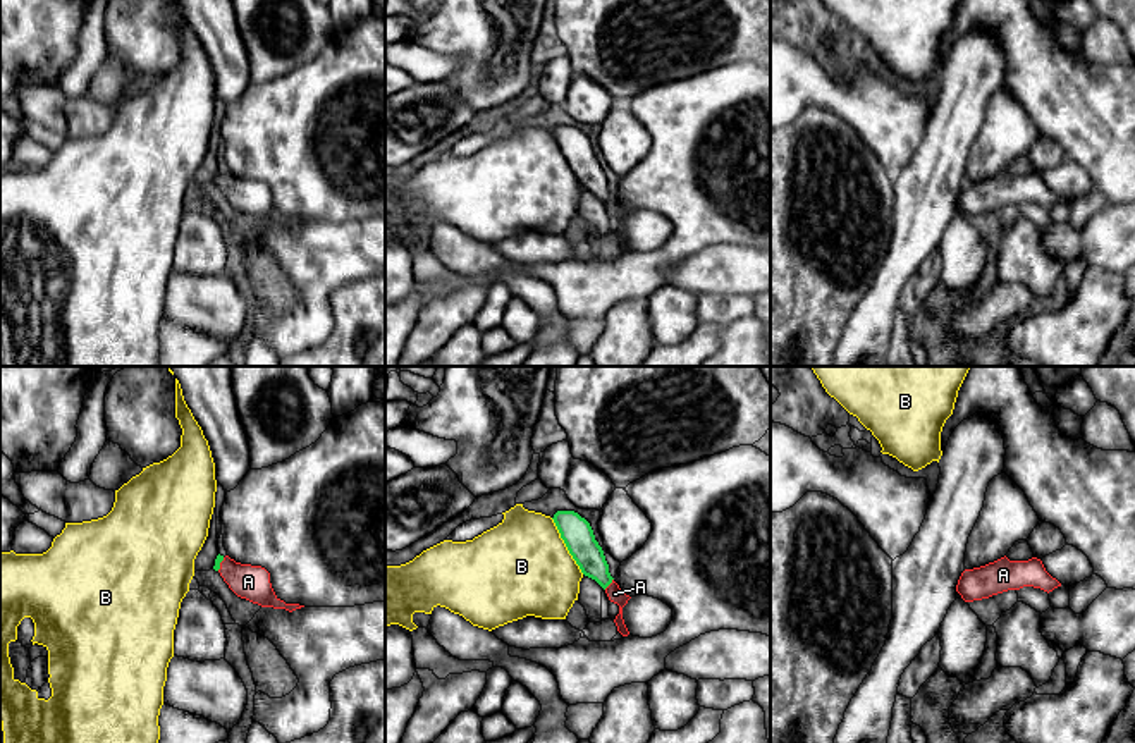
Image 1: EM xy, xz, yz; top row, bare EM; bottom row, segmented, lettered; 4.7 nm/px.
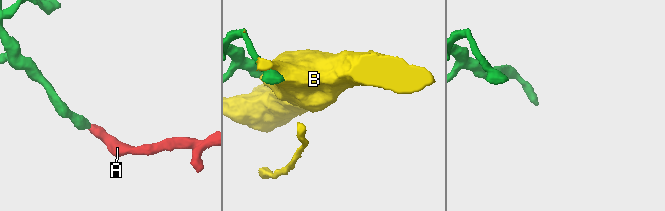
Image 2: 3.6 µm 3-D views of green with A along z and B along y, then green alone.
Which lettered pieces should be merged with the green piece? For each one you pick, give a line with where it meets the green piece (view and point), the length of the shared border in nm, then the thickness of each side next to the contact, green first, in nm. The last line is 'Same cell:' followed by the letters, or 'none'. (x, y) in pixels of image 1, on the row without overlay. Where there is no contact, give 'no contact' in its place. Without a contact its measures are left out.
A: xz (609, 198) | 70 nm | 140/70 nm
Same cell: A

